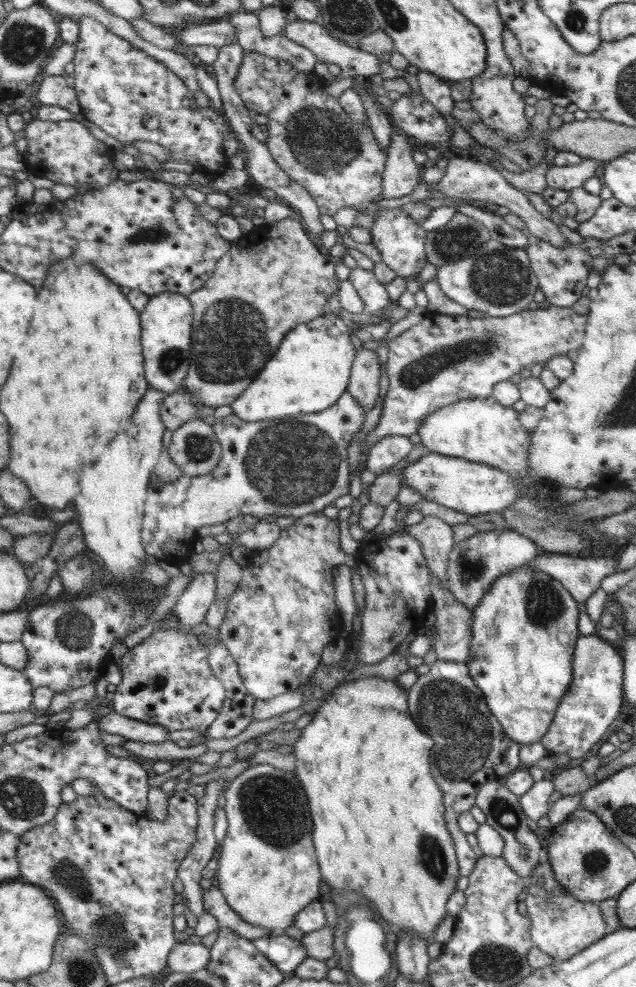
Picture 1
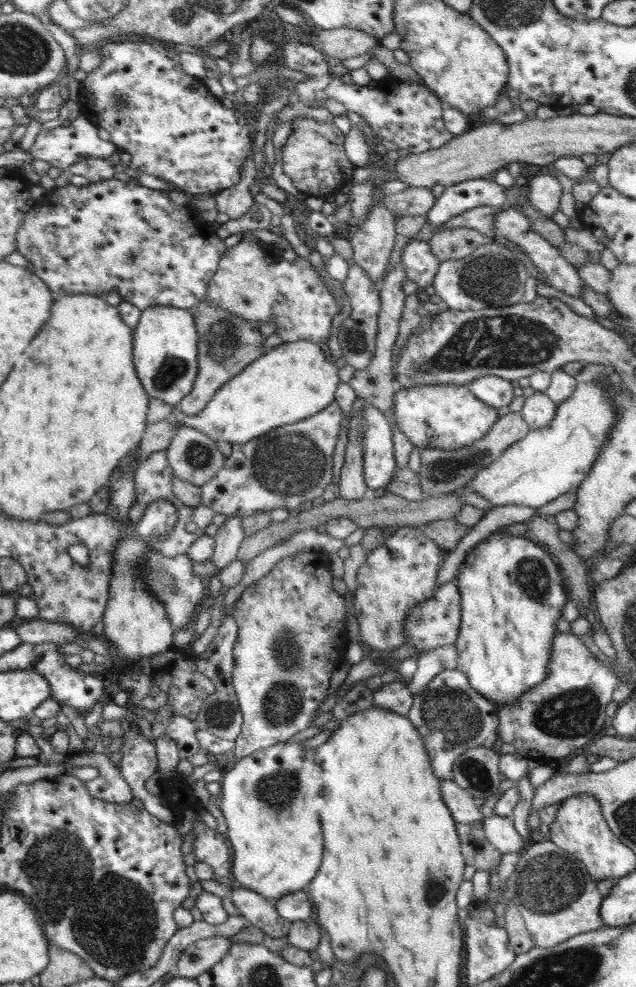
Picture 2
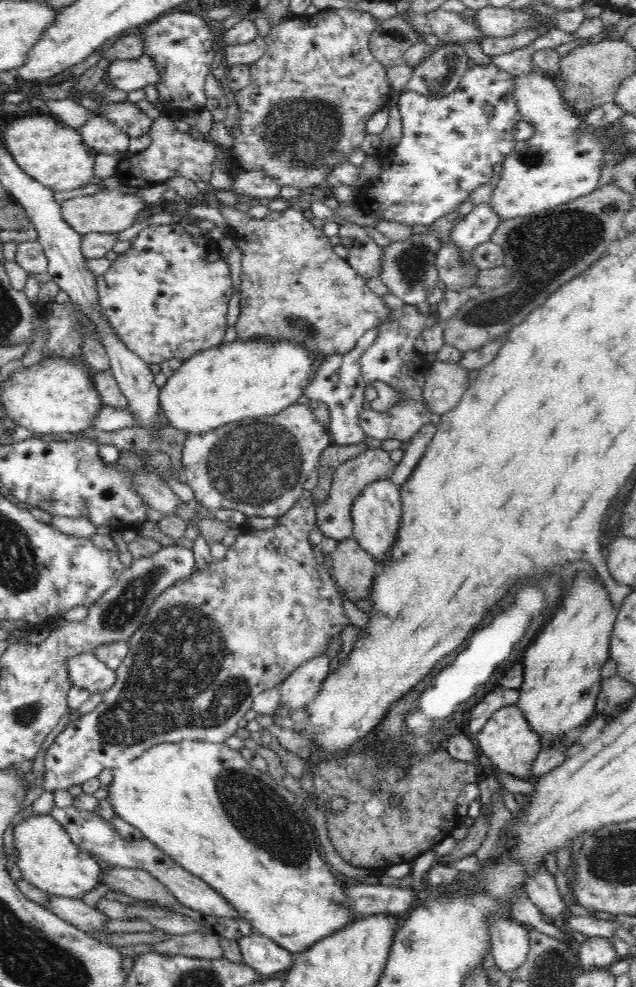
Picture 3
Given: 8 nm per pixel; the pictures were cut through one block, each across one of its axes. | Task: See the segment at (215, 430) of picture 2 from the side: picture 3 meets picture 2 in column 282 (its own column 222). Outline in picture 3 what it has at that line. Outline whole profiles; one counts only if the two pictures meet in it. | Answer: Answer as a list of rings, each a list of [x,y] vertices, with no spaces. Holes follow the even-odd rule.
[[[236,338],[233,342],[219,344],[184,360],[161,388],[159,404],[172,427],[184,430],[187,434],[202,434],[230,422],[278,414],[288,406],[298,403],[300,396],[304,394],[304,388],[310,384],[314,372],[324,361],[324,357],[314,358],[304,345],[296,341]]]

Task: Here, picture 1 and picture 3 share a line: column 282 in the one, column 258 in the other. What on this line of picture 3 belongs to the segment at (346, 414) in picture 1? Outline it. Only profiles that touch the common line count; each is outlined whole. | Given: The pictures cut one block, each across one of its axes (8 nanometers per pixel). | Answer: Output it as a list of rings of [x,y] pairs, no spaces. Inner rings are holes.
[[[292,404],[278,414],[230,422],[202,434],[188,433],[182,455],[186,484],[192,488],[195,500],[204,511],[232,509],[246,516],[277,518],[300,500],[305,482],[317,468],[322,452],[331,444],[328,431],[316,420],[310,405]]]

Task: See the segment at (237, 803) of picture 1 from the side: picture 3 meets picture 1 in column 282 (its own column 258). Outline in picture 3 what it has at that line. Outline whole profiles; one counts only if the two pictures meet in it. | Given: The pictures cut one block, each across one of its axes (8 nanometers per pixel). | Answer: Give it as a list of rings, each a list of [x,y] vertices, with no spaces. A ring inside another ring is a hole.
[[[178,740],[178,742],[166,742],[163,745],[157,745],[154,748],[143,750],[140,754],[130,751],[126,756],[126,764],[124,766],[116,766],[112,768],[112,780],[108,785],[108,801],[113,806],[116,814],[131,824],[134,828],[148,839],[154,846],[163,850],[170,858],[173,858],[180,866],[183,866],[188,872],[200,877],[207,882],[216,892],[222,894],[228,903],[232,904],[232,908],[238,911],[238,916],[248,921],[254,928],[254,933],[264,935],[272,941],[282,946],[286,951],[293,955],[293,964],[297,965],[297,959],[300,954],[304,953],[314,943],[330,936],[337,930],[343,929],[344,926],[350,924],[356,917],[364,914],[354,914],[347,908],[345,902],[344,883],[339,883],[336,875],[333,875],[328,864],[320,858],[316,842],[314,842],[314,830],[312,826],[308,826],[306,822],[306,808],[301,804],[296,794],[284,787],[284,784],[274,778],[270,773],[262,773],[252,767],[240,755],[239,751],[229,748],[225,740],[224,742],[208,742],[208,740]]]

